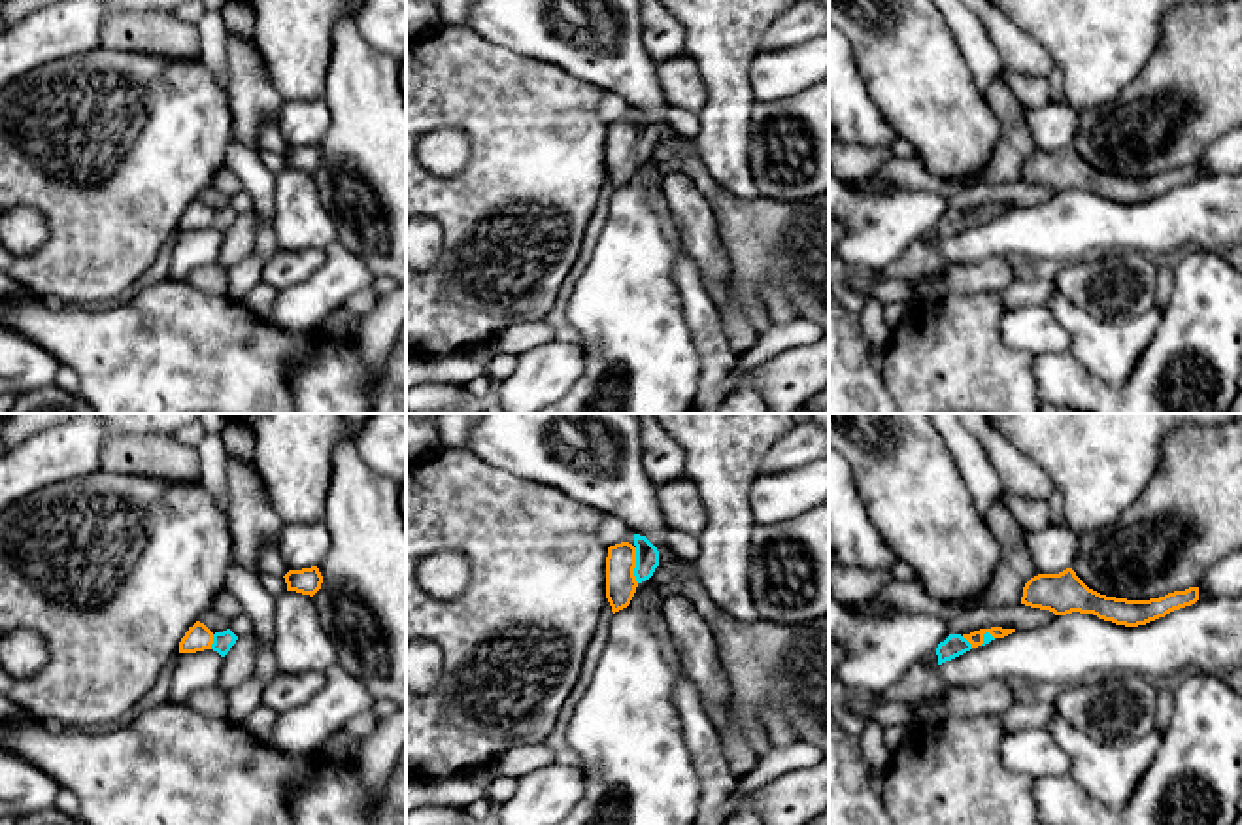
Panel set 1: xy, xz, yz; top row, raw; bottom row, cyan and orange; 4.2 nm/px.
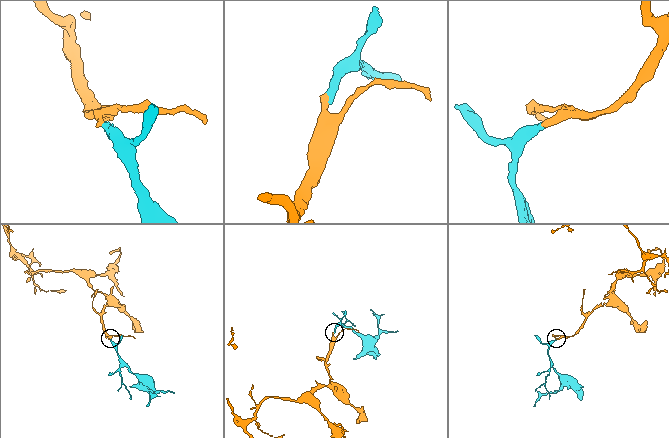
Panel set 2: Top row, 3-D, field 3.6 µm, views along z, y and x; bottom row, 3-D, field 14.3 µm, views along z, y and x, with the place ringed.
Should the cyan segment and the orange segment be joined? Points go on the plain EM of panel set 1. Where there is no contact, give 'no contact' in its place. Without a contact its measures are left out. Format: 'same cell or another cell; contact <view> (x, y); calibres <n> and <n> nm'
same cell; contact xz (637, 142); calibres 100 and 130 nm

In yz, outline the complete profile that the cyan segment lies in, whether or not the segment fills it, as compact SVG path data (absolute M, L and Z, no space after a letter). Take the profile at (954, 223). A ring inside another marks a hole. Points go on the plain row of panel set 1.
M991 204L991 206L980 206L970 211L963 211L963 213L949 211L936 225L938 242L959 234L959 232L970 228L972 225L985 223L995 215L1004 215L1012 210L1015 210L1015 206Z

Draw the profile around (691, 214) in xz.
M680 172L663 176L663 193L681 247L695 261L704 289L715 306L727 302L727 253L719 242L715 215L708 200Z

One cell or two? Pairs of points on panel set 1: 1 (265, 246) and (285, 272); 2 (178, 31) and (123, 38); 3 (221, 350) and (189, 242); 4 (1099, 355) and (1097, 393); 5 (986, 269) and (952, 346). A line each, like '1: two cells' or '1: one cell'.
1: two cells
2: one cell
3: two cells
4: two cells
5: two cells

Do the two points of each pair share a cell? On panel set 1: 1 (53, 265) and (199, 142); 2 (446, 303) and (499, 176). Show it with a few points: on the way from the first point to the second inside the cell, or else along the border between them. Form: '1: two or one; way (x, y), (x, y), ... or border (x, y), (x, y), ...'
1: one; way (89, 235), (163, 161)
2: one; way (478, 270), (484, 261), (484, 218), (493, 208)

